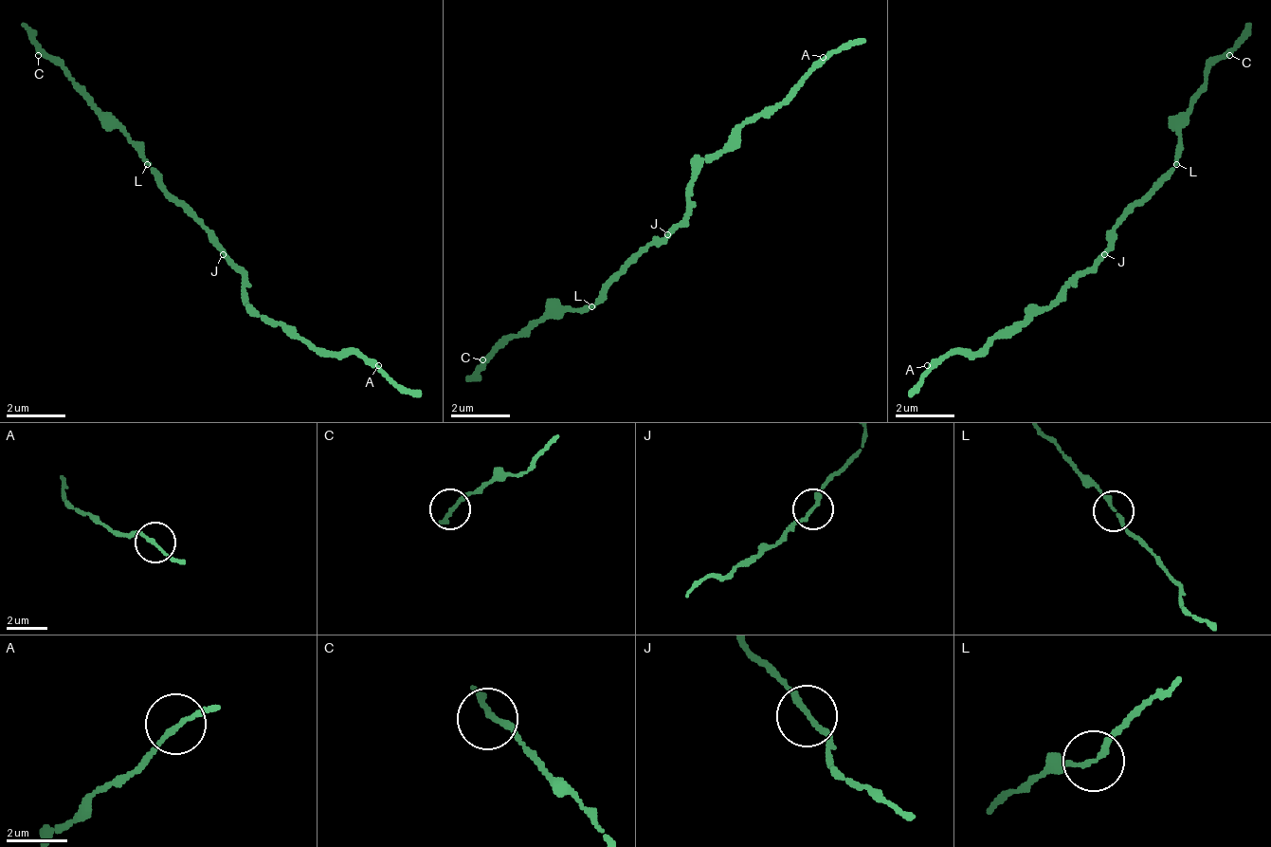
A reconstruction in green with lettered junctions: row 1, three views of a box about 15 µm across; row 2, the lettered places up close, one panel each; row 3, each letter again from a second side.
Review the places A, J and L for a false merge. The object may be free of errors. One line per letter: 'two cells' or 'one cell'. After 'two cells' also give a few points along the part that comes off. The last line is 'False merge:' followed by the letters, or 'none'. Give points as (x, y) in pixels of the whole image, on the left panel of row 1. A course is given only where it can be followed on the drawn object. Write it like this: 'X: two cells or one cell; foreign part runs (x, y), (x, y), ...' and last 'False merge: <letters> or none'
A: one cell
J: one cell
L: one cell
False merge: none

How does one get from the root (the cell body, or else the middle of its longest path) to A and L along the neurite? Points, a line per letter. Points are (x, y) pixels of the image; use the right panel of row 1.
A: (1104, 247), (1104, 254), (1089, 269), (1081, 269), (1038, 314), (1015, 321), (986, 351), (949, 351), (927, 365)
L: (1104, 247), (1104, 240), (1178, 166)

